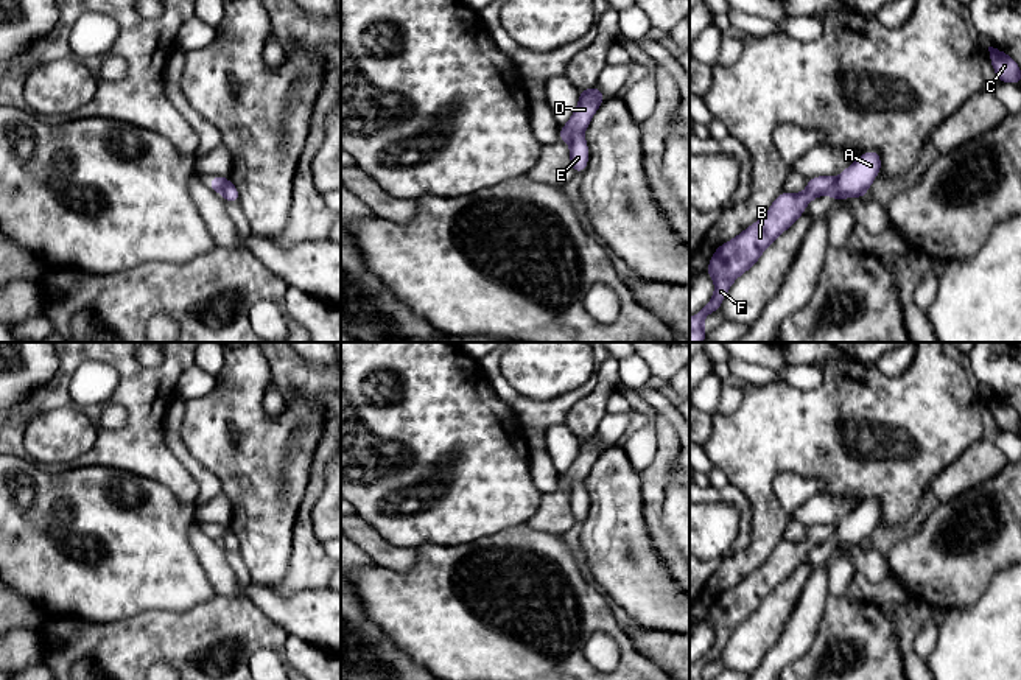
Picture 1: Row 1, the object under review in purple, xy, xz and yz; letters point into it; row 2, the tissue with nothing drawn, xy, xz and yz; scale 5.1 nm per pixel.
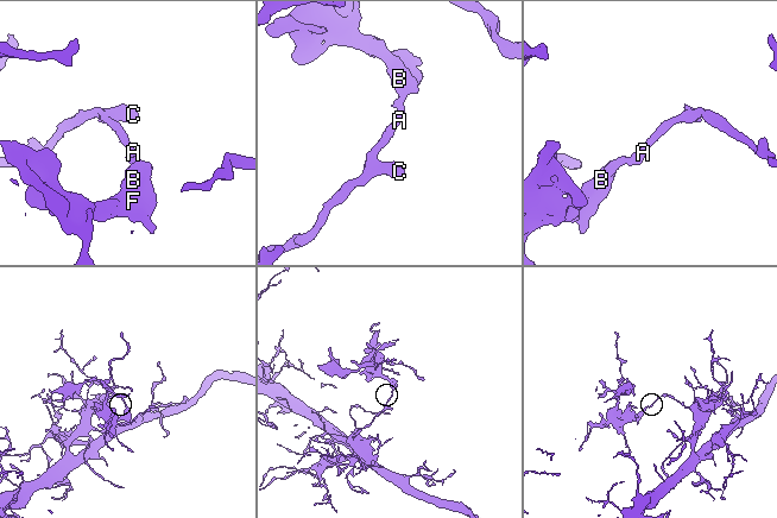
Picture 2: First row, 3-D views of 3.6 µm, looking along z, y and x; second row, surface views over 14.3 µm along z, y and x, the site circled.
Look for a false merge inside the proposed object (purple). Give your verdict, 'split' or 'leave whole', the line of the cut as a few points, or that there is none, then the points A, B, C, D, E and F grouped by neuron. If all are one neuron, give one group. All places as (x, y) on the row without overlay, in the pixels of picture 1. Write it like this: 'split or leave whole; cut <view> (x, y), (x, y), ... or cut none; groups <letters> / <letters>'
split; cut xz (582, 480), (568, 490); groups A C E / B D F

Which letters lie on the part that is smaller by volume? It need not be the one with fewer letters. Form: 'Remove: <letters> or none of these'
Remove: B, D, F

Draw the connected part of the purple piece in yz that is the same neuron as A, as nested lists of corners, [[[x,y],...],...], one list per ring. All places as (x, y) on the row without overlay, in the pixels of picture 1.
[[[878,499],[861,503],[837,526],[834,535],[828,540],[834,549],[847,546],[865,546],[868,535],[881,520],[881,504]]]

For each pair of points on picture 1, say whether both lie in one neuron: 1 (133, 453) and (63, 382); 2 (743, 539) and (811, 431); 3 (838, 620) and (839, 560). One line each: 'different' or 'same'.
1: same
2: different
3: different

